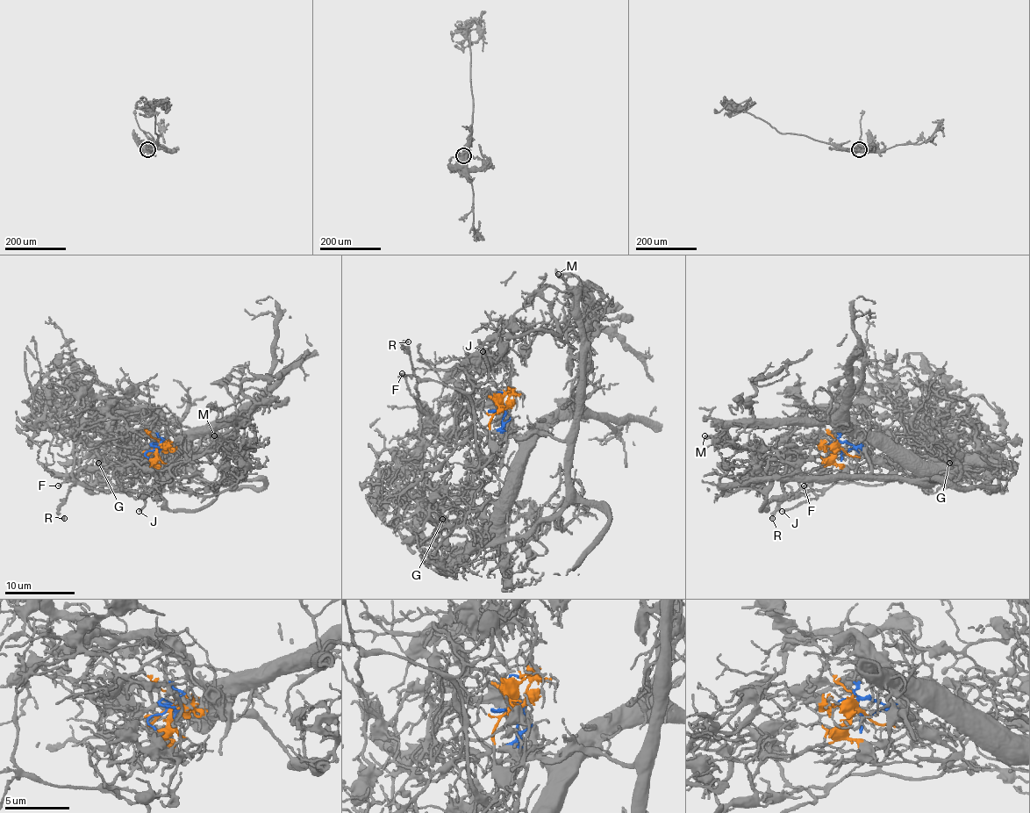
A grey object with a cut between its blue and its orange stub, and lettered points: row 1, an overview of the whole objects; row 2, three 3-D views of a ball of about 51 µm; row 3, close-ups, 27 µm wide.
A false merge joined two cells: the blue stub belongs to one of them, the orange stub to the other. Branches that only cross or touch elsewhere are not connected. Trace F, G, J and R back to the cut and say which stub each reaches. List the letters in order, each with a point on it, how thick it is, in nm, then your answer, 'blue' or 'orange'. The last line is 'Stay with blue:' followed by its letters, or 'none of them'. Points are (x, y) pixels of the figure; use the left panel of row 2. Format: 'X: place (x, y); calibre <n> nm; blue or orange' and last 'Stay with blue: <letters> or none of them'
F: place (58, 485); calibre 140 nm; orange
G: place (98, 463); calibre 80 nm; blue
J: place (139, 511); calibre 180 nm; orange
R: place (64, 518); calibre 120 nm; orange
Stay with blue: G

